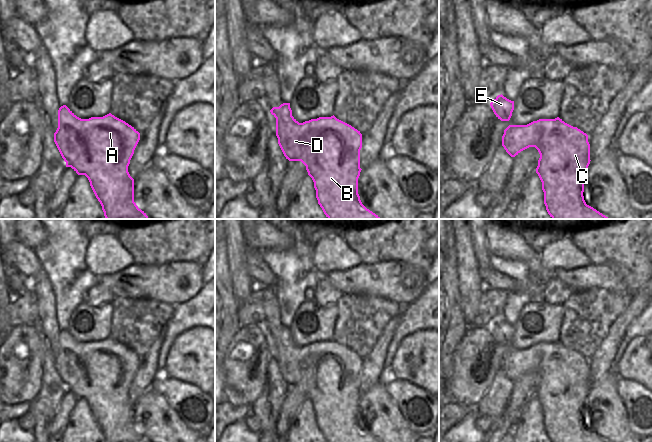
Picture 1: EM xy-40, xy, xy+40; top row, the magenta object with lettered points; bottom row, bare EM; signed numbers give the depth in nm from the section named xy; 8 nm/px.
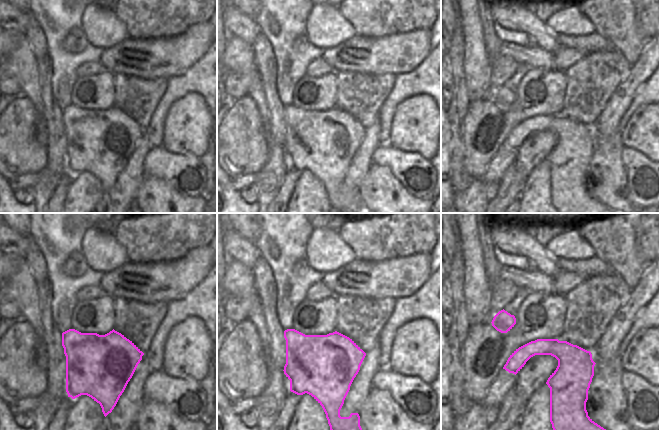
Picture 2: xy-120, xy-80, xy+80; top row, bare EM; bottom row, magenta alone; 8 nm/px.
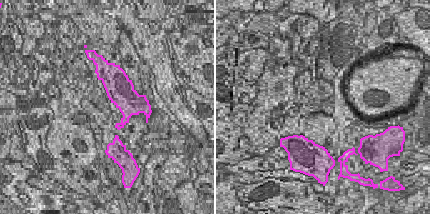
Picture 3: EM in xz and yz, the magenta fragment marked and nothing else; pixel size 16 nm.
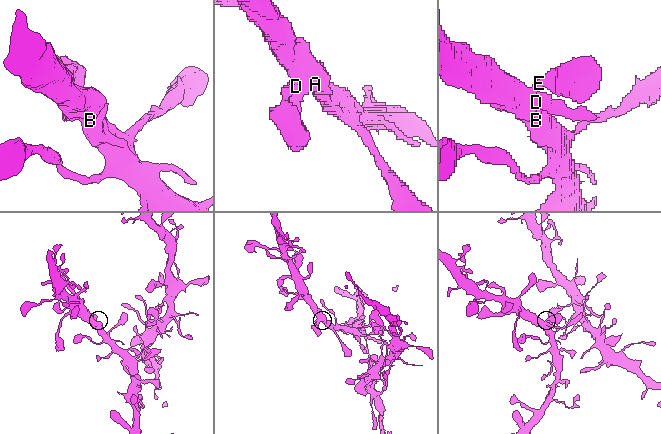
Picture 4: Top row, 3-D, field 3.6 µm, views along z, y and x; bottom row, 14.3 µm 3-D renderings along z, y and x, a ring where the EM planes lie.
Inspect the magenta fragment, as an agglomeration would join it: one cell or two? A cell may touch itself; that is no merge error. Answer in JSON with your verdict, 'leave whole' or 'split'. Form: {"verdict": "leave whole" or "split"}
{"verdict": "leave whole"}

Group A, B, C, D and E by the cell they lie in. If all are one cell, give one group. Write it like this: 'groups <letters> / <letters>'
groups A B C D E

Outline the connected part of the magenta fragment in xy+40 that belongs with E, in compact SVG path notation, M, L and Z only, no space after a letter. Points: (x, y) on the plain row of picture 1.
M501 318L490 327L490 330L498 343L509 345L514 334L514 325L507 323Z

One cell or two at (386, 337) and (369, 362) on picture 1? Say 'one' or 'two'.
one

